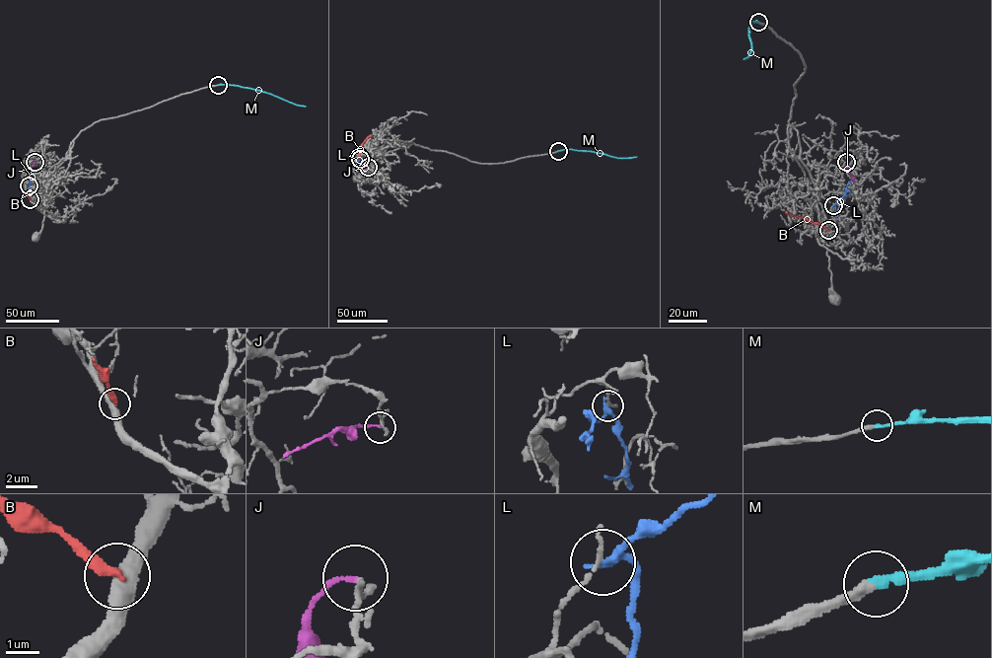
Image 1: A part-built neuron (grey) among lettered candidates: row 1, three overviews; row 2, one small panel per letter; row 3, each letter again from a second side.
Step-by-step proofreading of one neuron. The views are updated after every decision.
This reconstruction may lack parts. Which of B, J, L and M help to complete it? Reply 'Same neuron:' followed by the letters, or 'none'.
Same neuron: M

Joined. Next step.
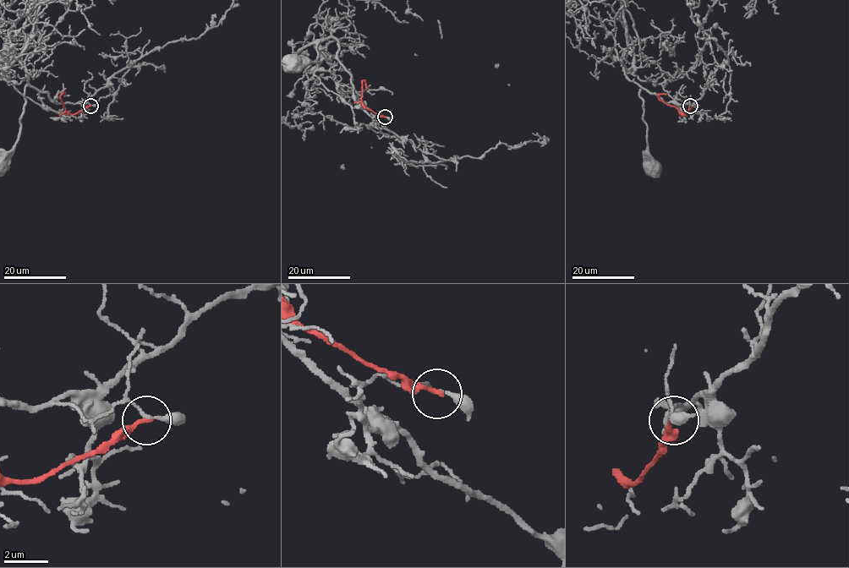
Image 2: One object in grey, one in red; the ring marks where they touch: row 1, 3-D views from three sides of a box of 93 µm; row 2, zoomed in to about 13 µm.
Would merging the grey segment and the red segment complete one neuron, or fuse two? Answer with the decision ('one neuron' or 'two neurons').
two neurons

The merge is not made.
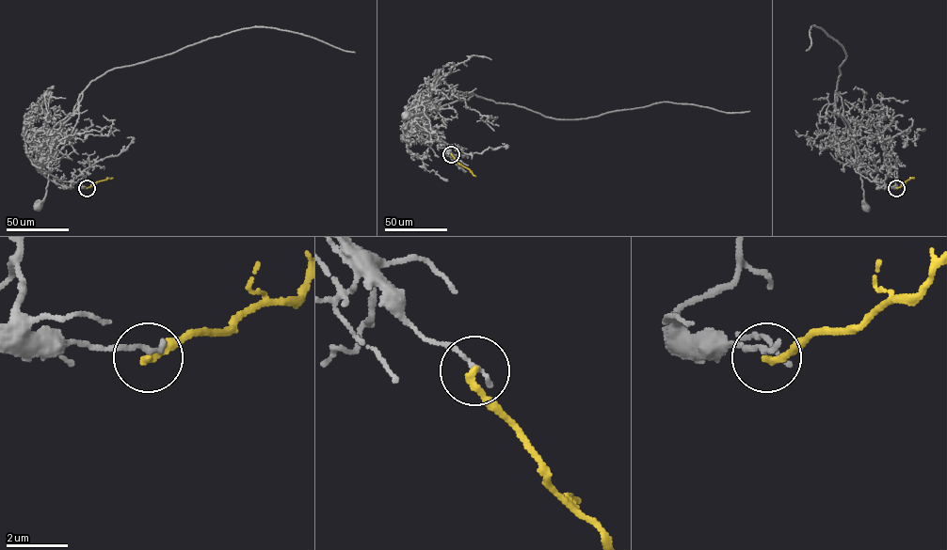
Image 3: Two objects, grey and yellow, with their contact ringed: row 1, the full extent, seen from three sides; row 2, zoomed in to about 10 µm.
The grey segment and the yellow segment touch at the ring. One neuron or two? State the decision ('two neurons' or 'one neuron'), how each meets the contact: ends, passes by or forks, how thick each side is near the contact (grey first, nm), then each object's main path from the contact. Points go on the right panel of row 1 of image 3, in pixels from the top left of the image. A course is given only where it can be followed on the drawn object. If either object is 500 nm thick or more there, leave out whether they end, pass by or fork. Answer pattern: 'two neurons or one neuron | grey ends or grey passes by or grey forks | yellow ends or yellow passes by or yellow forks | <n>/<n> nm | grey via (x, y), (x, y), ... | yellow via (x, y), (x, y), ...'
two neurons | grey ends | yellow ends | 180/240 nm | grey via (896, 188), (892, 186), (897, 180), (895, 165), (881, 182), (871, 181), (861, 175), (867, 207) | yellow via (896, 188), (914, 177)

